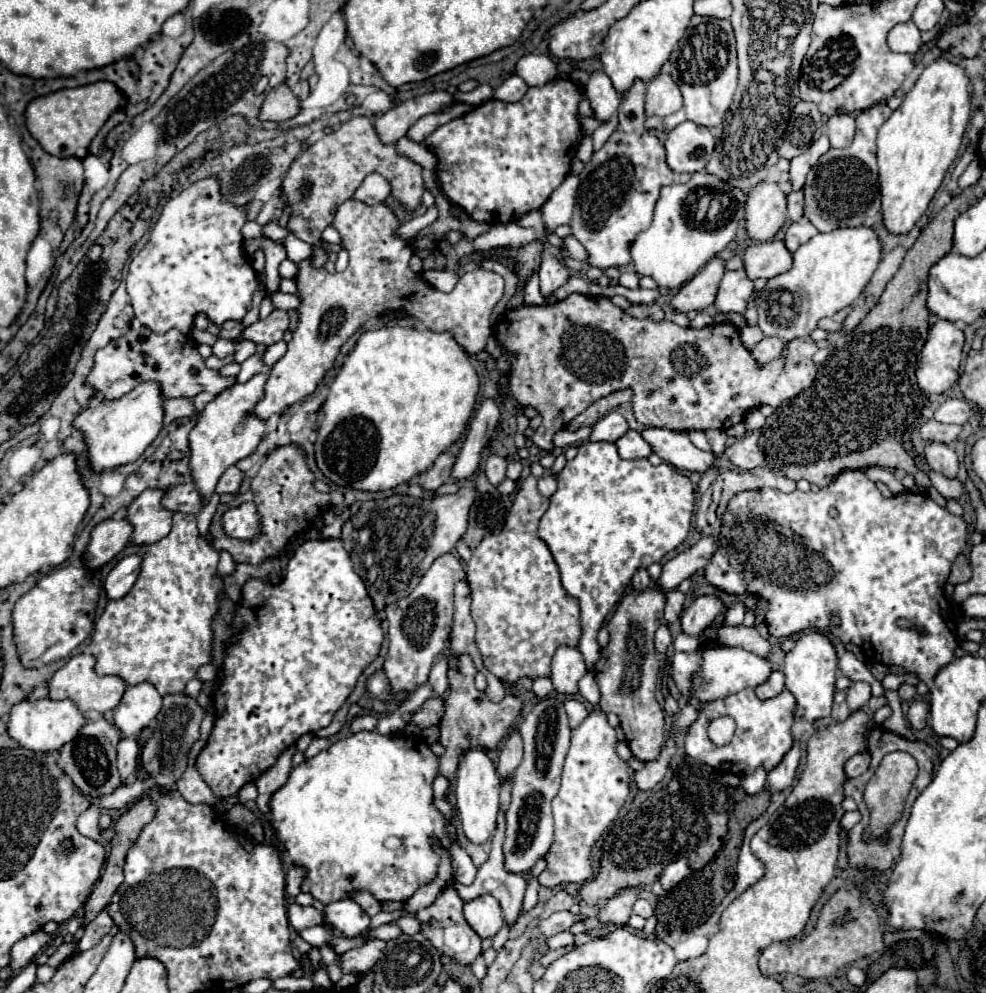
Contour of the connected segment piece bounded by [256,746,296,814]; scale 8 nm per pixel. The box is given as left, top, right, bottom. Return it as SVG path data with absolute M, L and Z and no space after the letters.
M290 746L288 750L284 750L280 754L280 758L276 760L276 764L272 768L268 768L258 780L256 780L256 786L258 786L258 798L256 798L256 804L258 808L264 812L264 814L270 814L270 800L272 800L272 794L276 790L280 790L284 786L284 782L288 780L290 776L290 760L294 756L296 748Z

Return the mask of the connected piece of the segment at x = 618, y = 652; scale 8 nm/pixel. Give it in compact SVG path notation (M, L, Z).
M656 582L642 592L628 592L606 626L610 632L610 644L602 650L602 658L596 662L594 670L602 692L600 708L620 716L620 726L626 734L630 750L642 762L656 760L664 742L666 714L654 694L660 672L654 634L658 626L664 624L664 606L666 594Z

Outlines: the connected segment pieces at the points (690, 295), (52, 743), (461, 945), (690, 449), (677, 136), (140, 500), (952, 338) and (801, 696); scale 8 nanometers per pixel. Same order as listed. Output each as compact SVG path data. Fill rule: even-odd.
M712 258L710 264L696 274L692 280L688 280L678 294L672 298L672 308L676 312L690 312L690 310L704 310L708 308L718 294L718 286L724 276L726 262L722 258Z
M26 698L24 702L16 704L10 710L10 722L8 722L8 734L24 748L32 752L60 752L64 744L72 742L78 732L86 726L86 718L76 706L74 700L36 700Z
M446 888L446 890L442 890L442 894L436 898L436 902L432 906L416 912L416 918L422 922L422 934L436 946L436 950L440 950L442 954L446 954L450 958L456 958L464 966L470 966L482 954L482 940L468 926L464 914L462 914L462 906L464 906L464 902L456 894L456 890Z
M648 428L642 434L644 438L648 438L648 442L652 442L652 448L656 450L656 454L678 470L684 470L690 474L706 472L714 462L714 454L698 450L690 442L686 432L674 432L666 428Z
M682 122L664 142L668 154L668 166L674 172L698 172L704 170L708 158L714 150L714 136L706 126L698 126L694 122Z
M148 488L128 508L126 518L134 526L132 540L136 544L154 544L168 536L174 512L162 506L166 492L166 488Z
M936 320L932 324L928 342L924 344L922 352L918 354L918 368L916 368L916 380L918 386L928 394L944 394L958 382L958 370L962 362L962 348L964 348L964 330L958 328L954 322L948 320Z
M808 632L804 634L796 646L784 658L784 674L786 674L786 688L796 696L798 710L796 722L800 720L818 720L830 716L834 690L836 690L836 672L838 672L838 656L824 632Z

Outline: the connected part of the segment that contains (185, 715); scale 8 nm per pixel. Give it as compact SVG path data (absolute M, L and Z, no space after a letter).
M170 694L164 696L162 710L158 714L158 728L154 730L152 738L142 748L142 764L150 774L150 780L156 788L170 790L172 784L184 774L188 766L188 754L194 742L200 738L200 724L204 720L204 708L198 704L196 698L186 694Z

